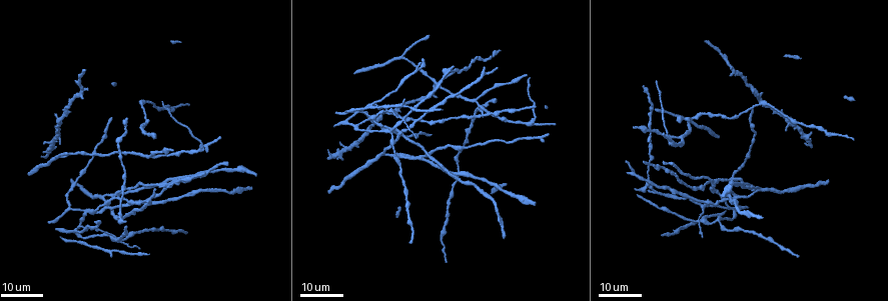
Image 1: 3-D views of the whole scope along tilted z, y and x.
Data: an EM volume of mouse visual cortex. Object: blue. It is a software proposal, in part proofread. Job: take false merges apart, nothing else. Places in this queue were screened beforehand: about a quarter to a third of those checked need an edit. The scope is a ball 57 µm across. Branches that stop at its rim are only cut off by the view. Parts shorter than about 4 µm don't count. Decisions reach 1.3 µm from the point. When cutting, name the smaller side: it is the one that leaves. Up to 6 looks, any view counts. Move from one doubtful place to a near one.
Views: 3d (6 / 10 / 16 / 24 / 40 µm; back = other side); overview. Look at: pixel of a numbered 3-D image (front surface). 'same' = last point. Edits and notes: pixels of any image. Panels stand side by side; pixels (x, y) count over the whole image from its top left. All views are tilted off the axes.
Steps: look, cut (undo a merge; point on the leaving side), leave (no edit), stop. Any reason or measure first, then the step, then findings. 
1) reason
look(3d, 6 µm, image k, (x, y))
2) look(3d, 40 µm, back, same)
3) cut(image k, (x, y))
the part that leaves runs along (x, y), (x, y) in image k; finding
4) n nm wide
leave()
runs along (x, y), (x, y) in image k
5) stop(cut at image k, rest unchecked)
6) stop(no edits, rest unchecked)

four-way junction
look(3d, 24 µm, image 1, (700, 221))

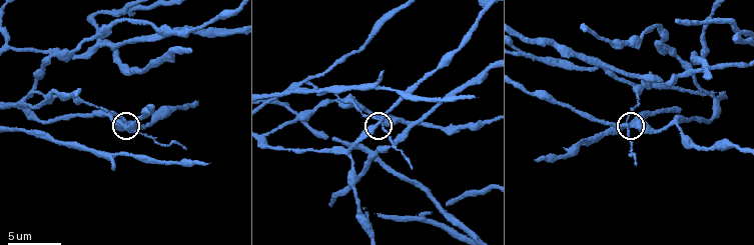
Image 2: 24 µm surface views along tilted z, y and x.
zoom in
look(3d, 10 µm, image 2, (626, 122))

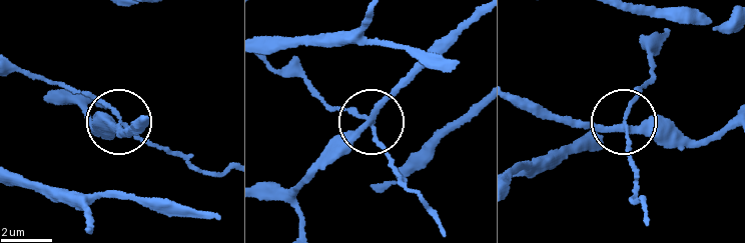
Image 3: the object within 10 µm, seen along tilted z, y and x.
4 arms
leave()
runs along (732, 122), (695, 138), (648, 137), (625, 117), (651, 77) in image 3; continuous, no second neuron

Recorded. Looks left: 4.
branch point
look(3d, 6 µm, image 2, (116, 58))

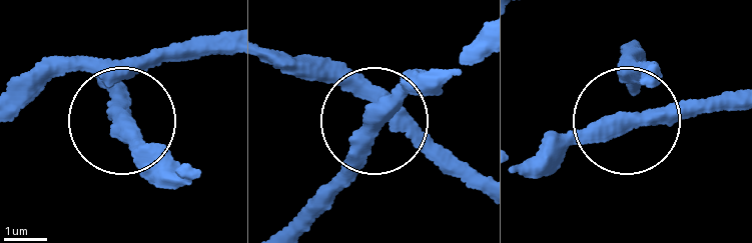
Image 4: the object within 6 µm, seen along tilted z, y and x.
look(3d, 6 µm, back, image 4, (377, 118))

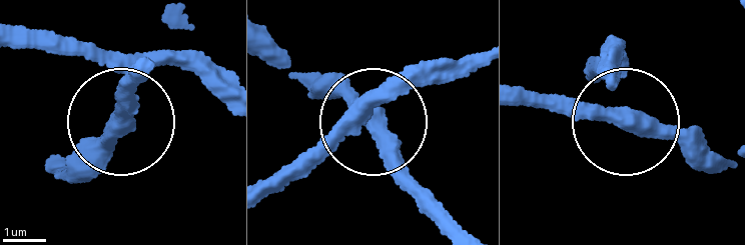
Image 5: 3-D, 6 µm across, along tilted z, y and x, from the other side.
3 arms
leave()
runs along (464, 229), (313, 75) in image 5; one neuron here

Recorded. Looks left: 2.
looks like a crossing
look(3d, 24 µm, image 1, (532, 124))

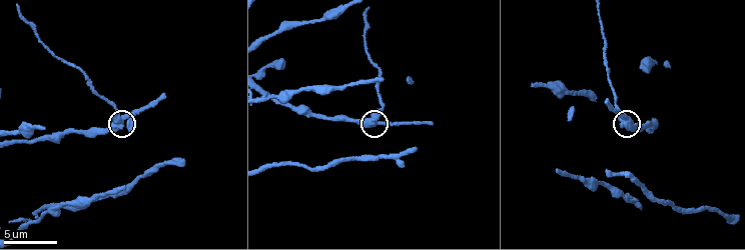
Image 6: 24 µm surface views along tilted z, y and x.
look(3d, 6 µm, image 6, (628, 117))

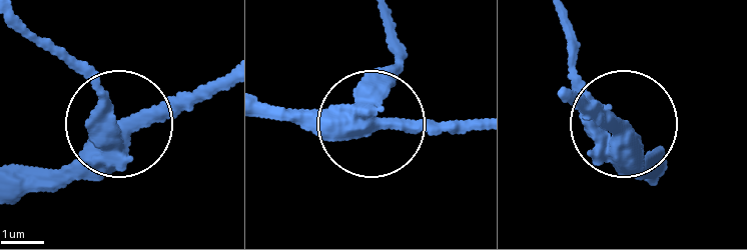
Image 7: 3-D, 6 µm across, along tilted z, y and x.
side arm 5 µm
cut(image 7, (102, 107))
the part that leaves runs along (114, 151), (89, 79), (21, 22) in image 7; two neurons meet here

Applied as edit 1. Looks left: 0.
stop(cut at image 7, rest unchecked)

